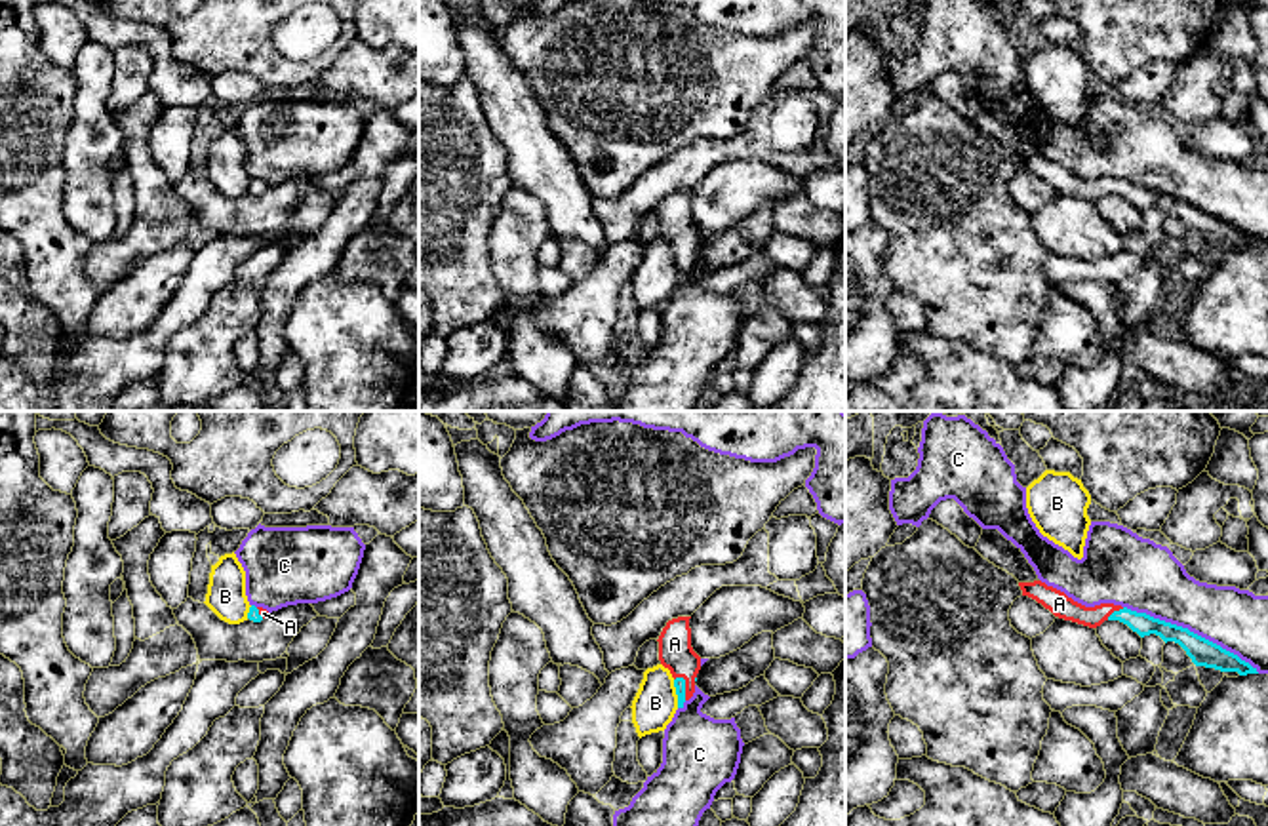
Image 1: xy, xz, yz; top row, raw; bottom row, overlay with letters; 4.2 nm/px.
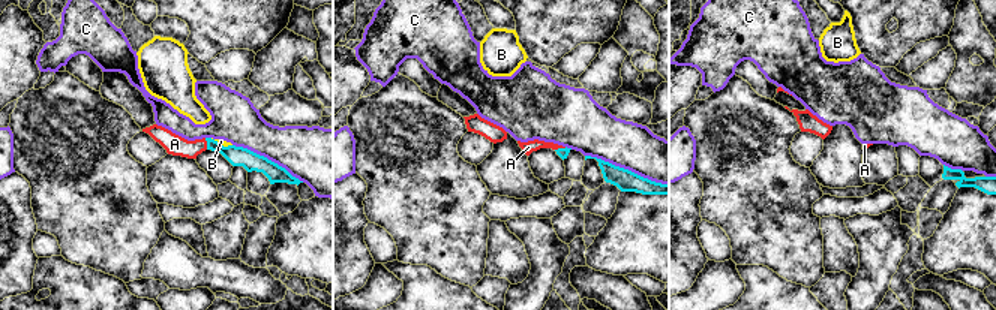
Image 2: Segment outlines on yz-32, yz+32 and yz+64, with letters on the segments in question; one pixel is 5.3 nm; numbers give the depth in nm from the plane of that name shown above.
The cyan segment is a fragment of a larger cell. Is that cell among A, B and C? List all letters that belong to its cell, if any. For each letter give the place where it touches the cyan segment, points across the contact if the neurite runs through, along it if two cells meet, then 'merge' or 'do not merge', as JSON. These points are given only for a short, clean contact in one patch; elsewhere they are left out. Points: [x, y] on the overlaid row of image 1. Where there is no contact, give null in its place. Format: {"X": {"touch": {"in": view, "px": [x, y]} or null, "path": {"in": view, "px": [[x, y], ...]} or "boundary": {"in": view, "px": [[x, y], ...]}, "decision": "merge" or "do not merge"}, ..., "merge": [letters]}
{"A": {"touch": {"in": "xz", "px": [684, 686]}, "path": {"in": "xz", "px": [[680, 684], [684, 686], [684, 663], [674, 644]]}, "decision": "merge"}, "B": {"touch": {"in": "xz", "px": [676, 693]}, "boundary": {"in": "xz", "px": [[673, 680], [678, 707]]}, "decision": "do not merge"}, "C": {"touch": {"in": "yz", "px": [1192, 632]}, "decision": "do not merge"}, "merge": ["A"]}

